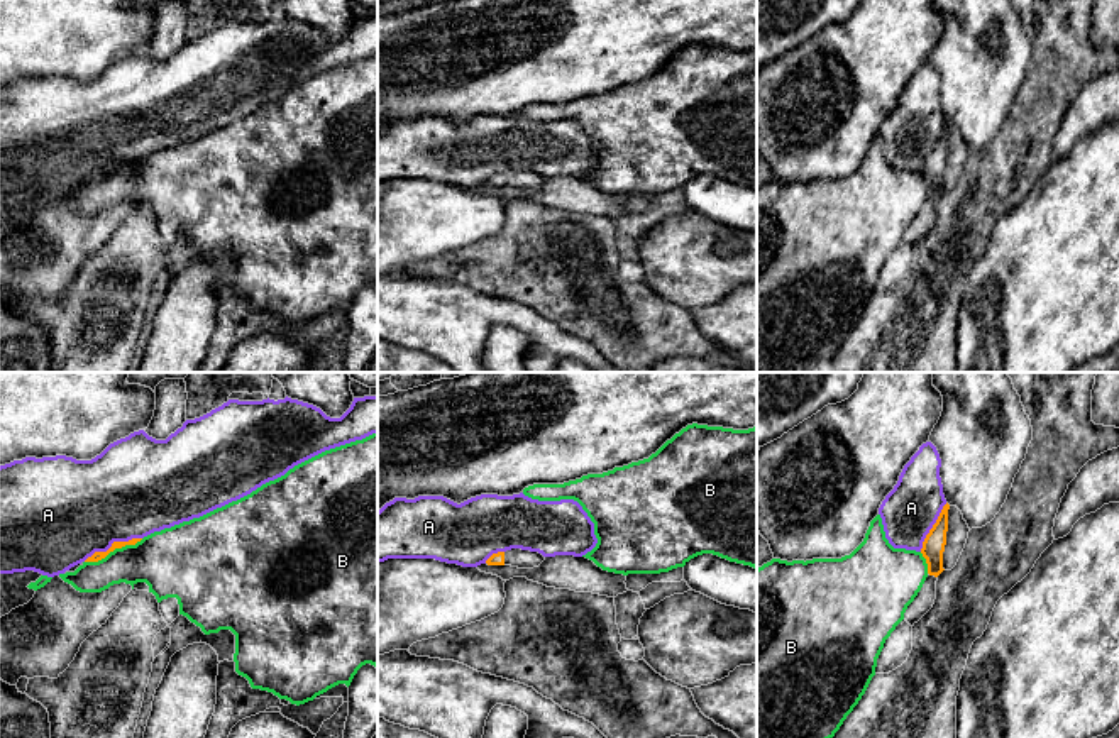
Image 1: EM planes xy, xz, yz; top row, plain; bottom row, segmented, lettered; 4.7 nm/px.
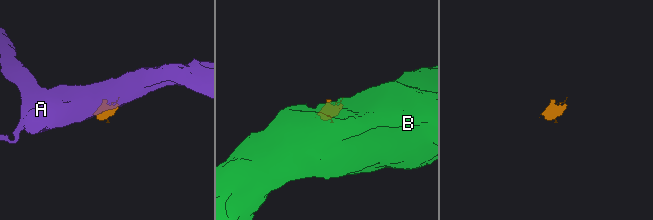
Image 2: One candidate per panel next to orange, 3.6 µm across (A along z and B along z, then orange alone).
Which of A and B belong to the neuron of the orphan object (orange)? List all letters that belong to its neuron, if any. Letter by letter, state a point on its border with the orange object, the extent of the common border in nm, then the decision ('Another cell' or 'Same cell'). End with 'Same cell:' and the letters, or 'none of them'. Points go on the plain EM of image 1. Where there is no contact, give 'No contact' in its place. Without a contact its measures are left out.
A: Touches orange at xy (112, 165). Shared border 300 nm. Another cell
B: Touches orange at xy (114, 170). Shared border 300 nm. Another cell
Same cell: none of them

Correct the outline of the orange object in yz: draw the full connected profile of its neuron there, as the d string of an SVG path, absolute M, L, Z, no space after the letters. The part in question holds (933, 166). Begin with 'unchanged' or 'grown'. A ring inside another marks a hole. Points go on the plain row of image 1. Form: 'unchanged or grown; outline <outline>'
grown; outline M946 124L926 156L923 162L921 174L928 184L928 198L914 218L914 222L907 227L904 234L904 240L914 247L934 225L936 220L936 201L938 196L945 191L943 190L943 173L946 166L946 152L948 152L948 130L950 125Z

